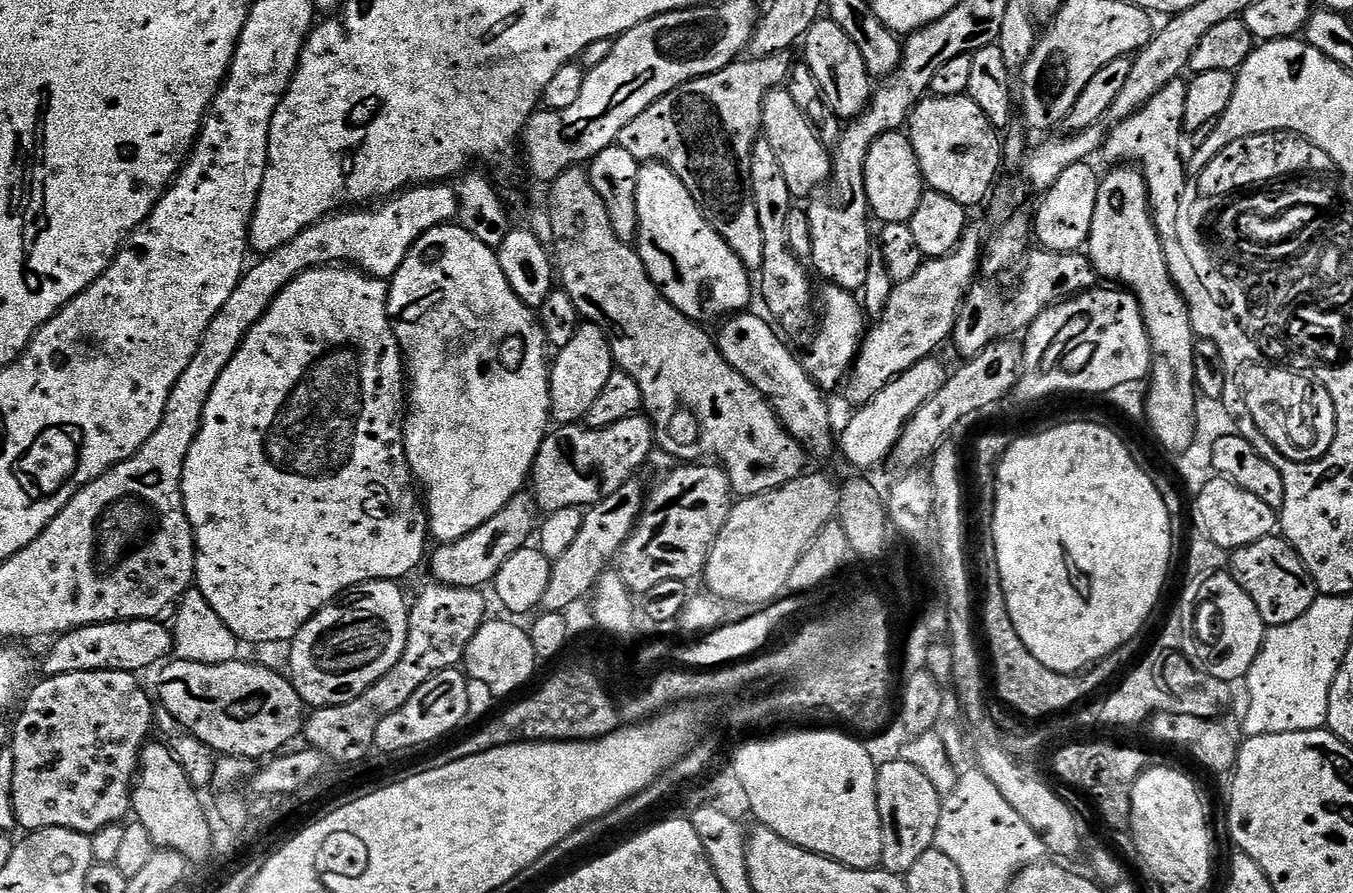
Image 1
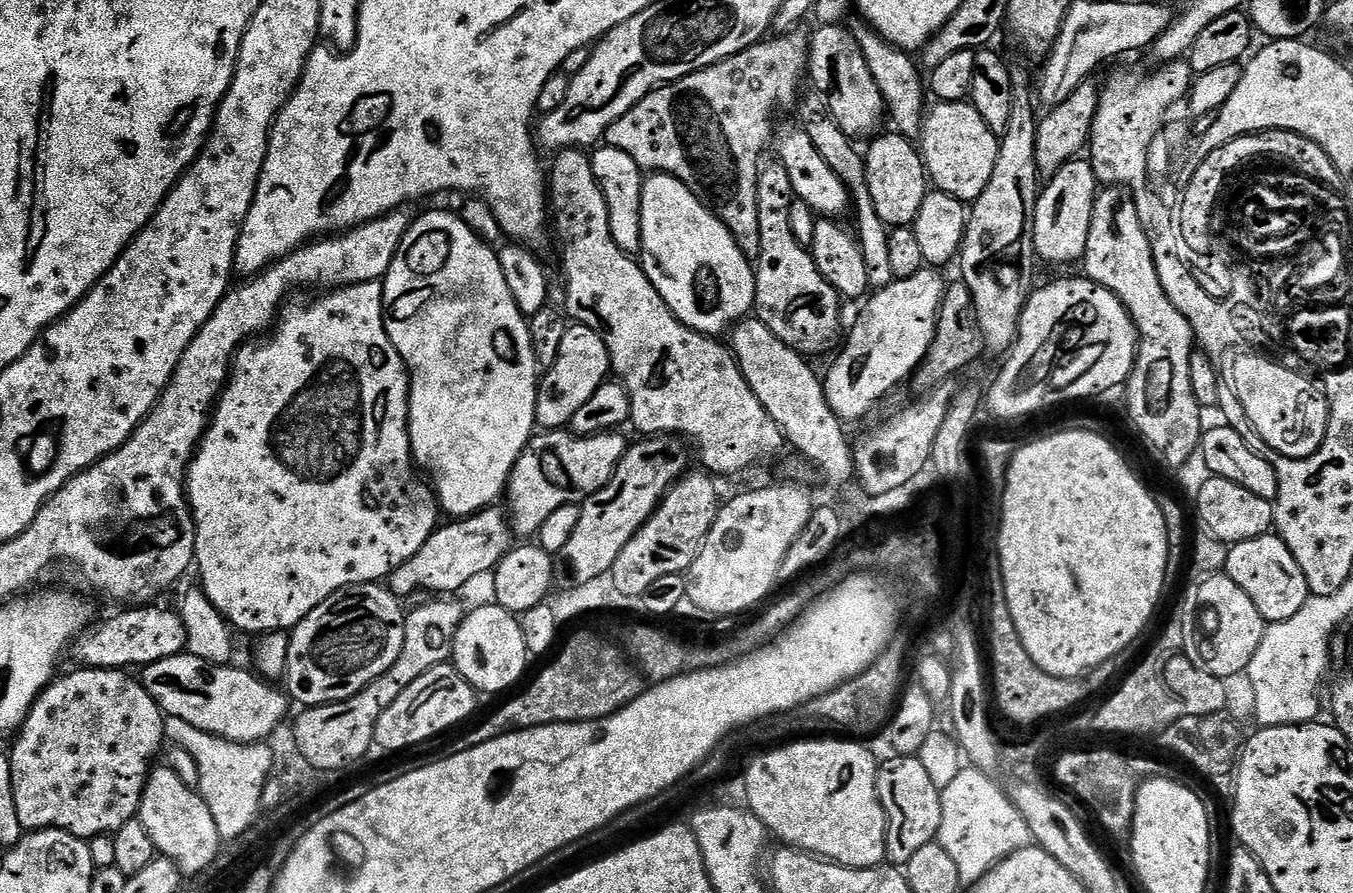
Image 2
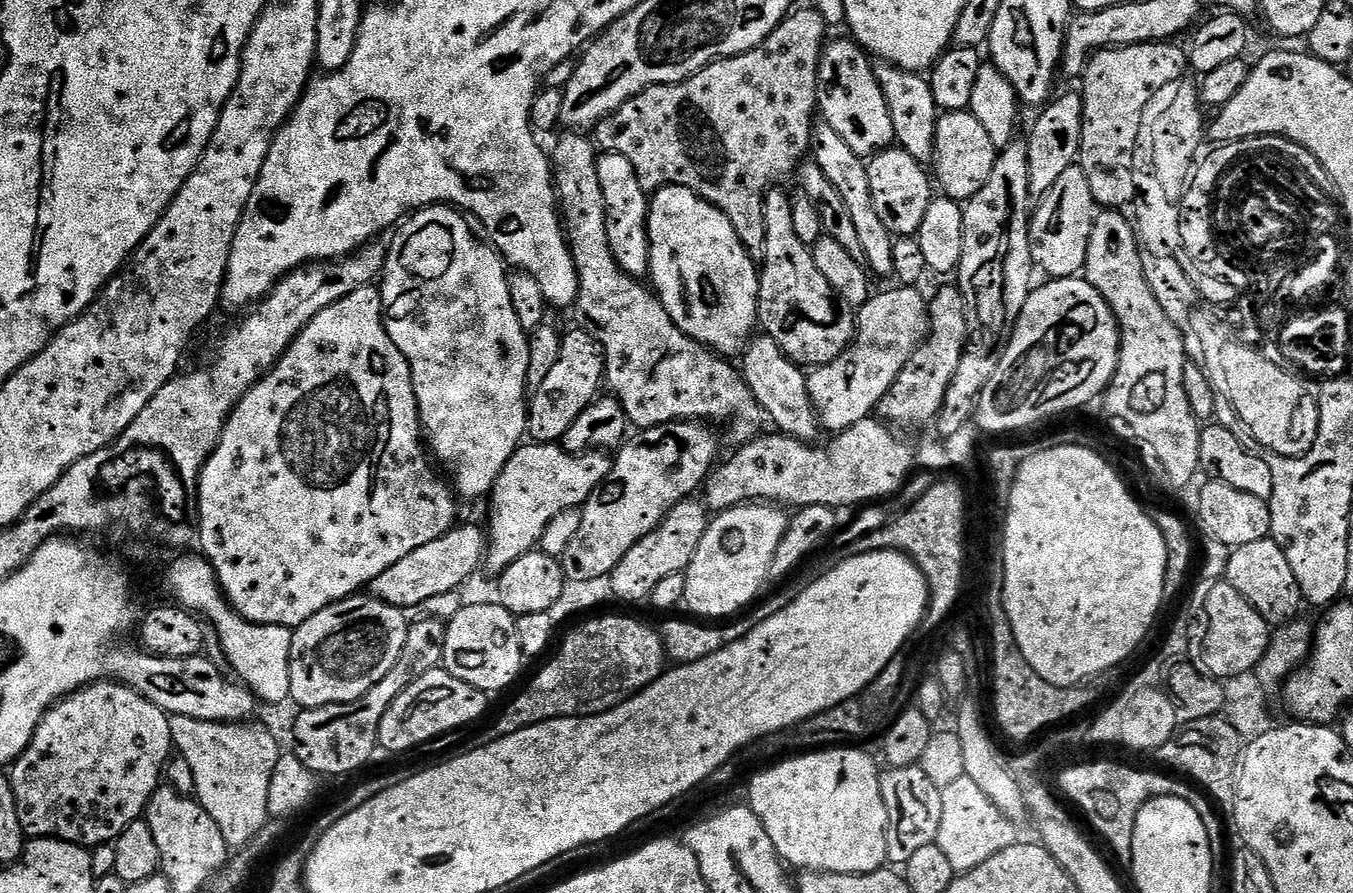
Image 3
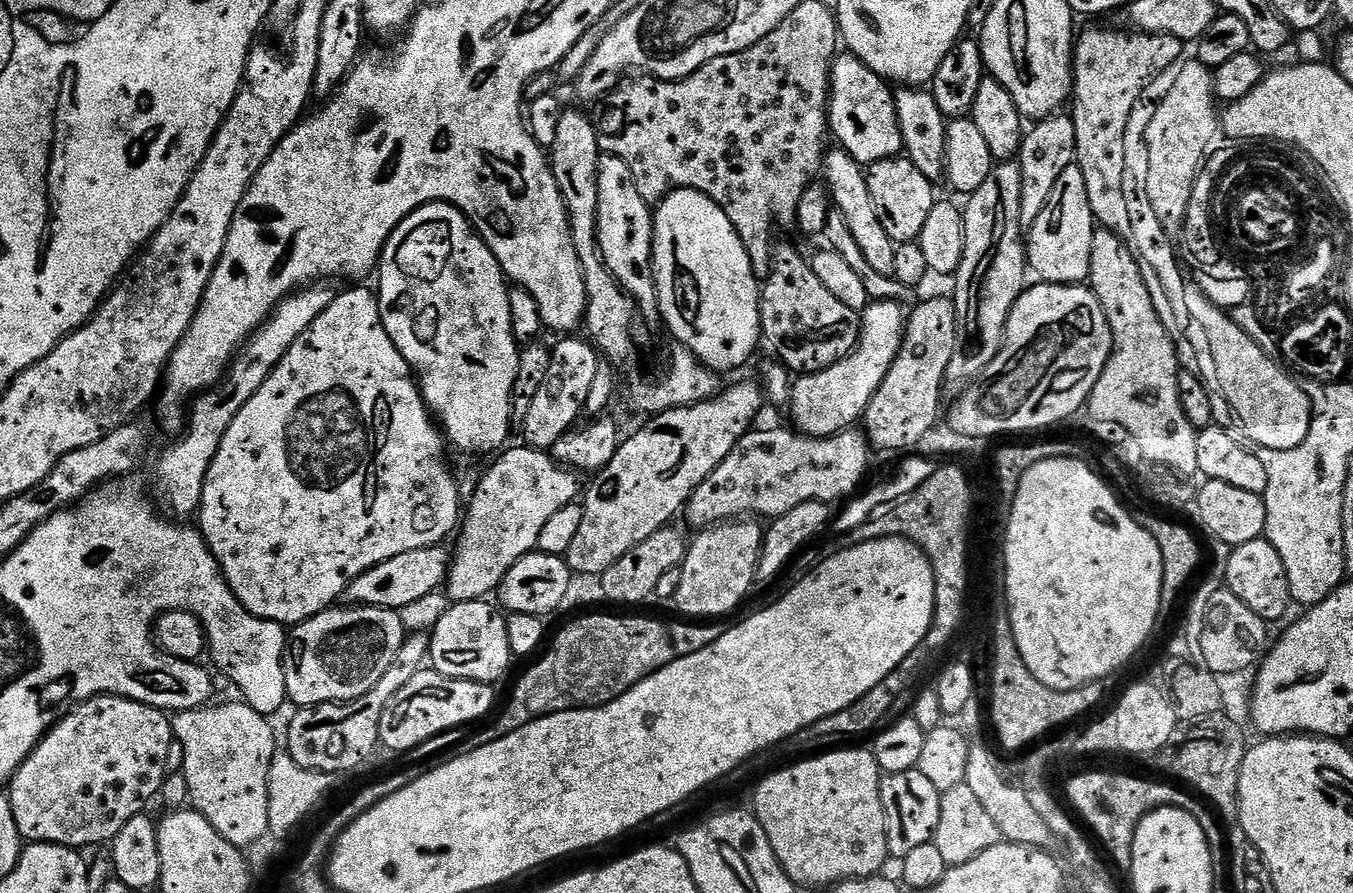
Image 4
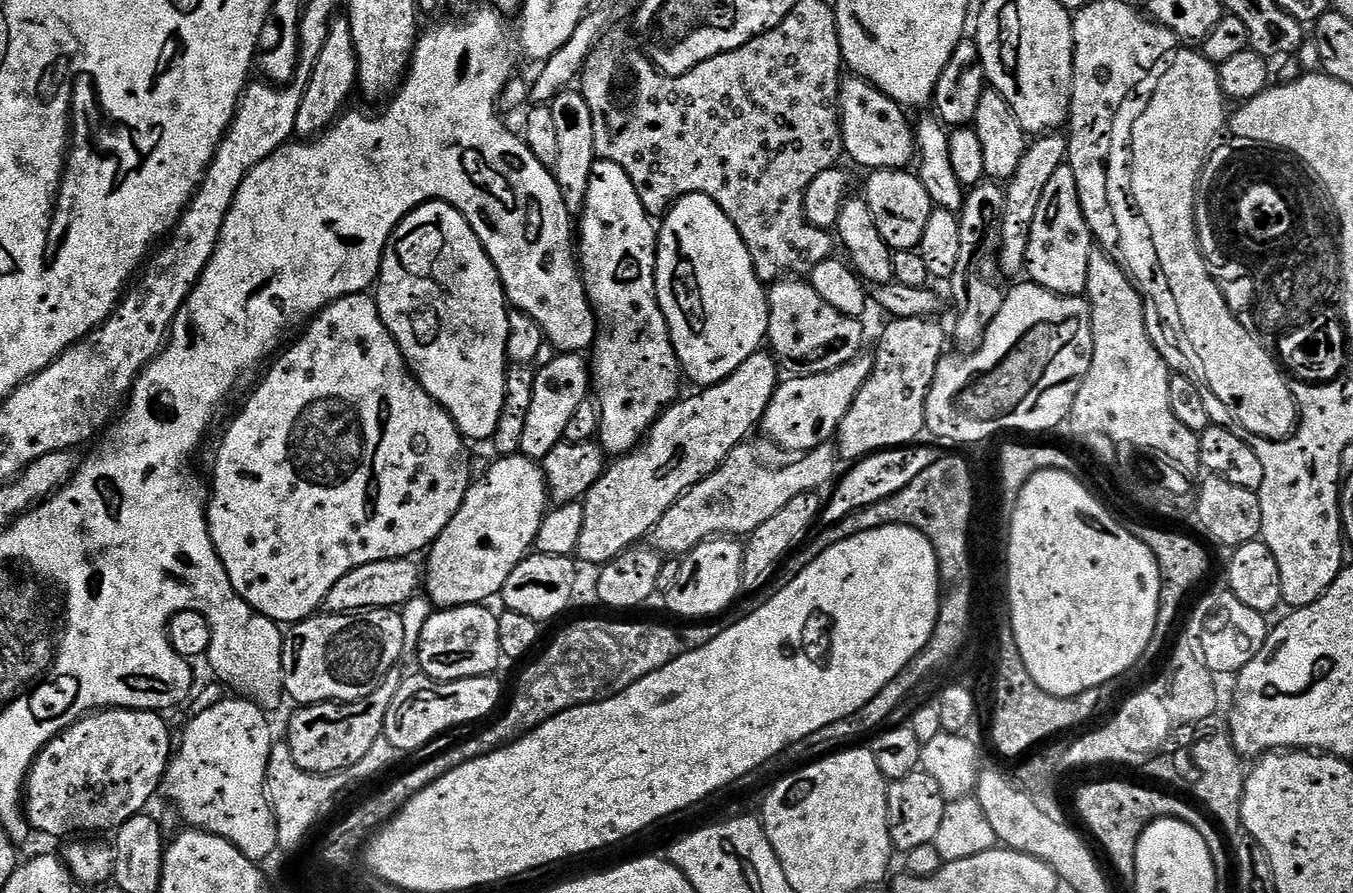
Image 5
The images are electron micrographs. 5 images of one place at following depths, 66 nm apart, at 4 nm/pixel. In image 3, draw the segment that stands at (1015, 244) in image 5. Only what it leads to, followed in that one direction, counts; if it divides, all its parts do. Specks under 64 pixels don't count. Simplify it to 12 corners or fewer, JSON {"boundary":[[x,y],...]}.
{"boundary":[[1057,95],[1026,133],[1029,194],[1080,158],[1083,98]]}

